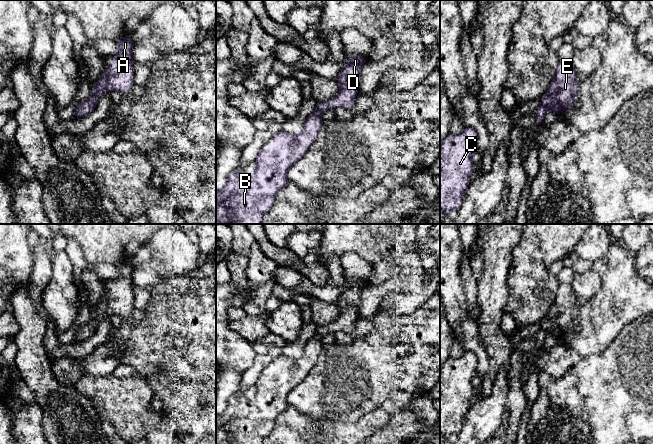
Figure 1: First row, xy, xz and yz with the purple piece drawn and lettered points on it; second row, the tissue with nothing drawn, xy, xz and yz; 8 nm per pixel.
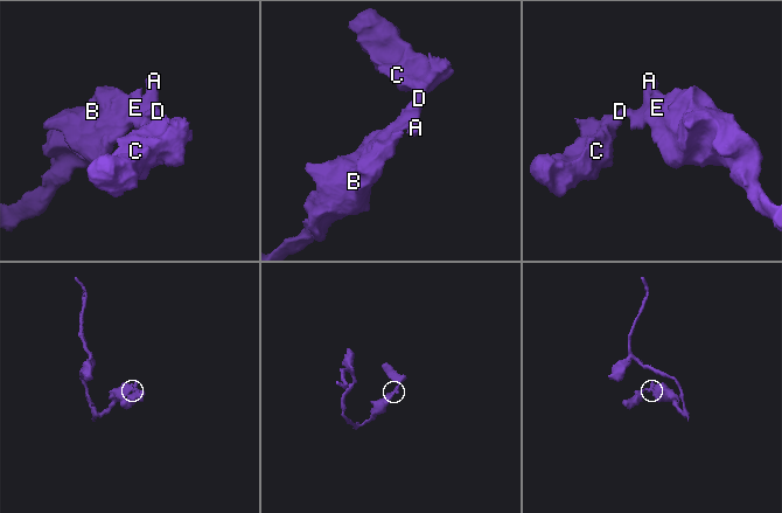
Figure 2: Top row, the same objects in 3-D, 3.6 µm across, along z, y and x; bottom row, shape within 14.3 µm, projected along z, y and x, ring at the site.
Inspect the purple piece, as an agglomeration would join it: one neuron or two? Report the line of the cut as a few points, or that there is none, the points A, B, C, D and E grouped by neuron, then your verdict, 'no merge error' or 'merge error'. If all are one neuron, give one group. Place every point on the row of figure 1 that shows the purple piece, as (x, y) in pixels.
no cut | A B C D E | no merge error

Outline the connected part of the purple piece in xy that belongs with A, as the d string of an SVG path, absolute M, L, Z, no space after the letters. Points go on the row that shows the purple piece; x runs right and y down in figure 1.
M131 37L115 40L118 51L113 62L106 67L103 77L92 85L93 92L85 101L78 103L75 119L80 119L92 113L96 107L97 99L108 90L117 90L128 96L133 83L133 41Z

